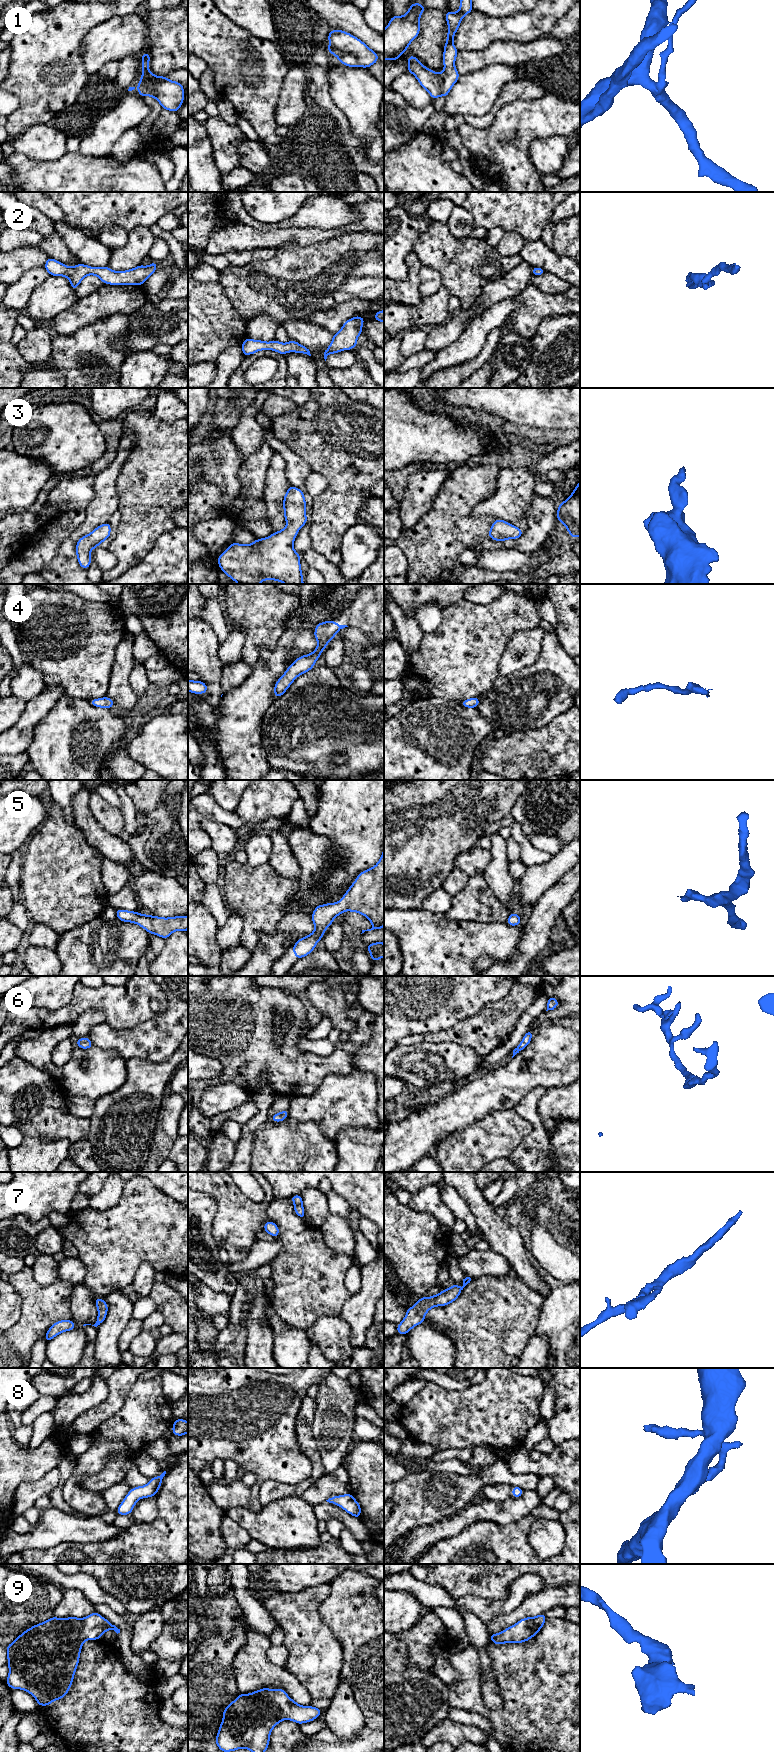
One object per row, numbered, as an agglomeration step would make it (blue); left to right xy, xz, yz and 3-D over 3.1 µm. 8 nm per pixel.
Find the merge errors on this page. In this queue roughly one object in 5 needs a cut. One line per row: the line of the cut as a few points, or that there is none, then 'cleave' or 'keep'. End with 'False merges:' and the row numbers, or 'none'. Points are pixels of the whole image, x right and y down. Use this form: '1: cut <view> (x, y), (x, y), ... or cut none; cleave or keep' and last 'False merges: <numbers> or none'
1: cut xz (330, 45), (336, 53), (352, 54), (361, 66); cleave
2: cut none; keep
3: cut none; keep
4: cut none; keep
5: cut none; keep
6: cut none; keep
7: cut none; keep
8: cut none; keep
9: cut none; keep
False merges: 1

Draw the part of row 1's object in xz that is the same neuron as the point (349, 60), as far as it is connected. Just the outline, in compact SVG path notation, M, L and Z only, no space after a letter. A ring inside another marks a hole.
M330 45L330 46L327 46L327 51L331 54L334 54L338 60L341 62L341 64L345 65L345 66L348 66L348 67L361 67L358 59L351 55L351 54L336 54L334 52L334 48Z

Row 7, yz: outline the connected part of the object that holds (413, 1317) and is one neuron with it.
M464 1275L463 1286L459 1287L455 1283L448 1289L444 1289L439 1294L431 1297L421 1297L413 1307L407 1309L407 1313L401 1323L397 1326L396 1334L407 1335L415 1326L425 1321L425 1314L433 1307L446 1306L455 1301L463 1288L473 1281L473 1277Z

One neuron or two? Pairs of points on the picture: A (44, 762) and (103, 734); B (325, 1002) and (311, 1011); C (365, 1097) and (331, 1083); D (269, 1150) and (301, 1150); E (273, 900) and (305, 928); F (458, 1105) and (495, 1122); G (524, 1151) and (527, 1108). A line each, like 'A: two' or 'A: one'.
A: one
B: two
C: one
D: one
E: two
F: two
G: one

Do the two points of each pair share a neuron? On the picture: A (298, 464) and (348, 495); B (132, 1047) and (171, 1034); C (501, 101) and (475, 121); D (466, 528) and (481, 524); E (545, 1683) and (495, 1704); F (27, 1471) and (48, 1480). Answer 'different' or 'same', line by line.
A: different
B: same
C: same
D: same
E: different
F: different

